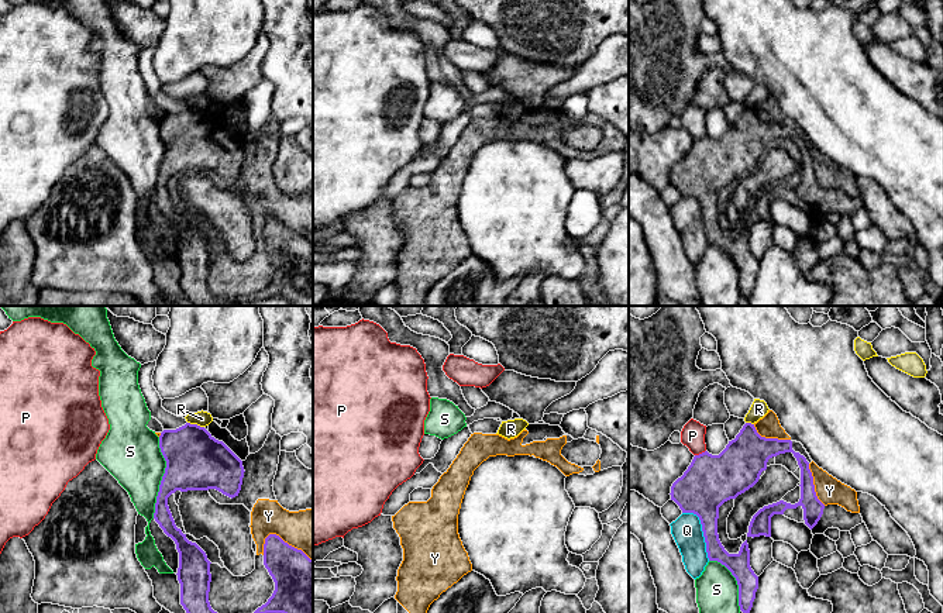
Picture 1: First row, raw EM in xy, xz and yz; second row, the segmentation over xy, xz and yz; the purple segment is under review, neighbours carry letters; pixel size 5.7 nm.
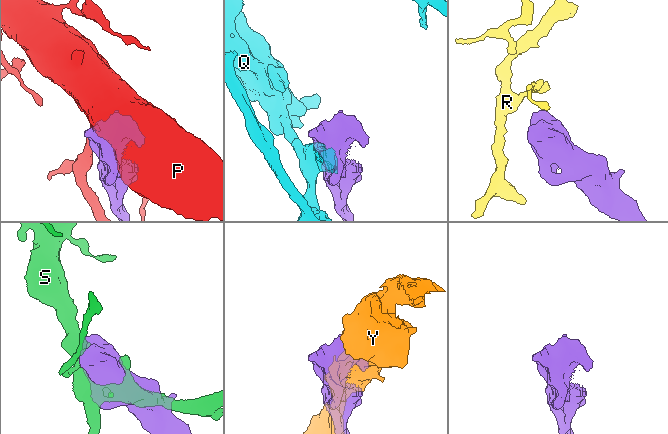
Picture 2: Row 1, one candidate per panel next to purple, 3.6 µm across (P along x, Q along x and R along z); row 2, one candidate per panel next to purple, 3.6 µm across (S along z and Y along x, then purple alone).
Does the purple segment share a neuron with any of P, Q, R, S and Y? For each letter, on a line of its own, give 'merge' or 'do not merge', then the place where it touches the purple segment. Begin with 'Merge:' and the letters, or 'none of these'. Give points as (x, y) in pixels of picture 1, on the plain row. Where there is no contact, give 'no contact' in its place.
Merge: none of these
P: do not merge; meets purple in yz at (699, 138)
Q: do not merge; meets purple in yz at (702, 214)
R: do not merge; meets purple in xy at (196, 109)
S: do not merge; meets purple in xy at (162, 162)
Y: do not merge; meets purple in xy at (286, 227)

